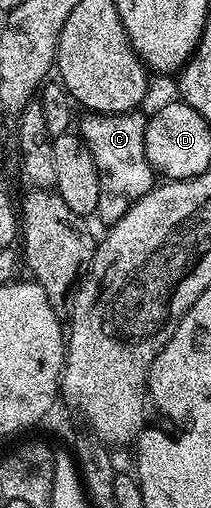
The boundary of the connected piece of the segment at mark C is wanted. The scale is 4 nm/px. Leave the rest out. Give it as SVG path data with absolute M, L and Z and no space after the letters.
M130 112L127 114L90 114L84 115L79 133L81 139L87 144L91 156L99 171L99 204L97 205L96 217L102 218L105 224L112 224L120 220L139 199L153 189L155 185L155 171L147 160L145 151L145 124L146 115L141 112Z

